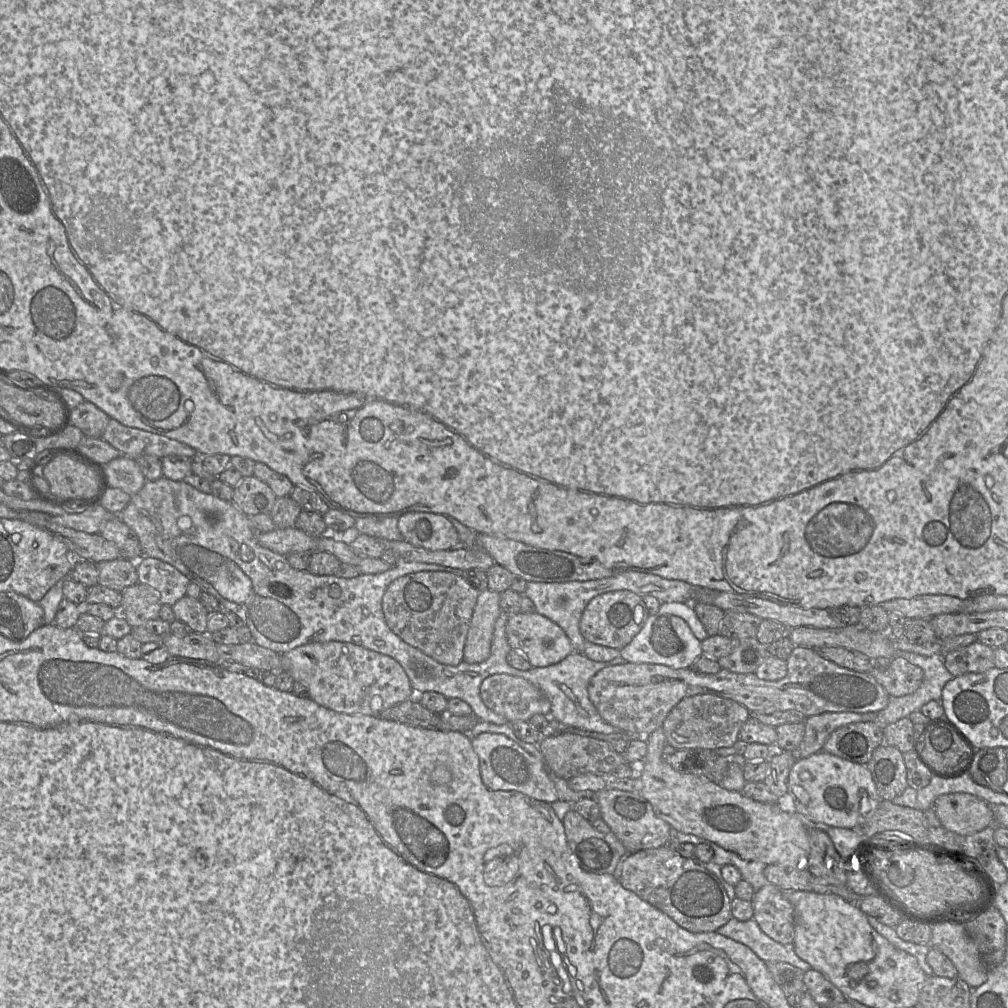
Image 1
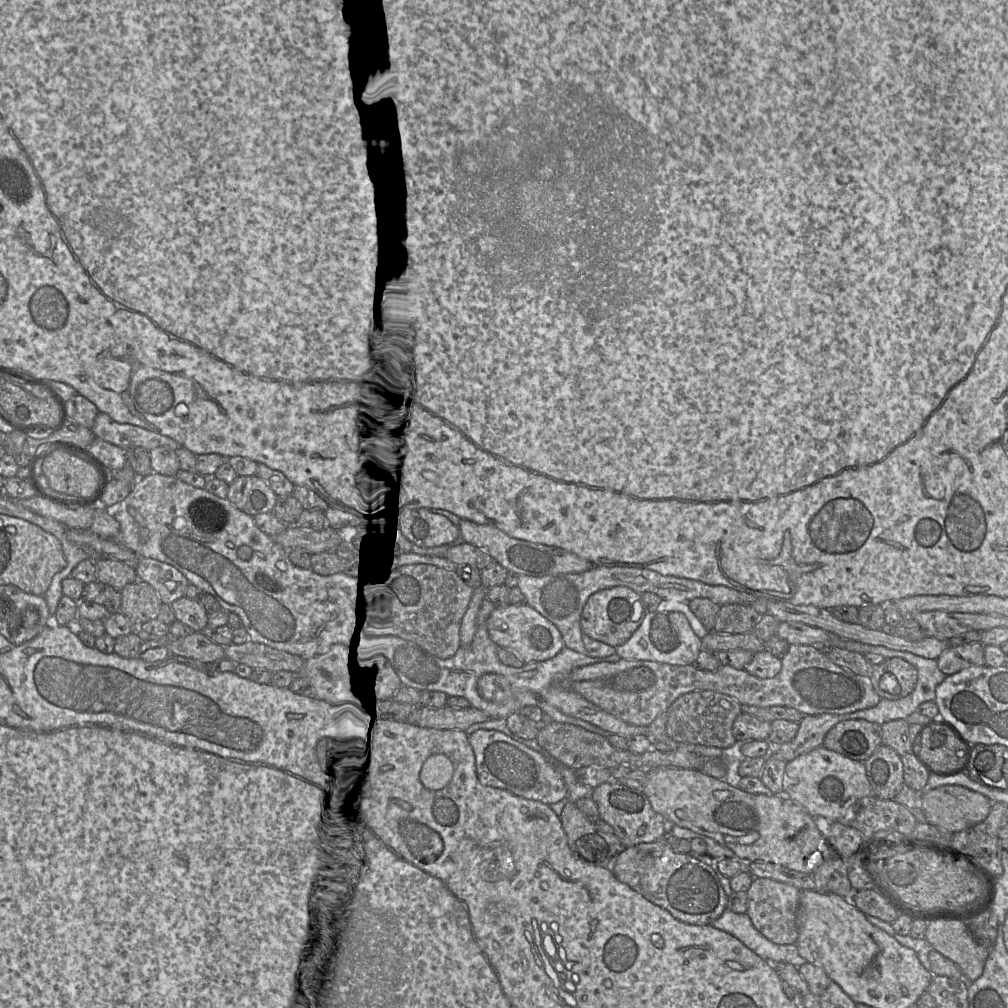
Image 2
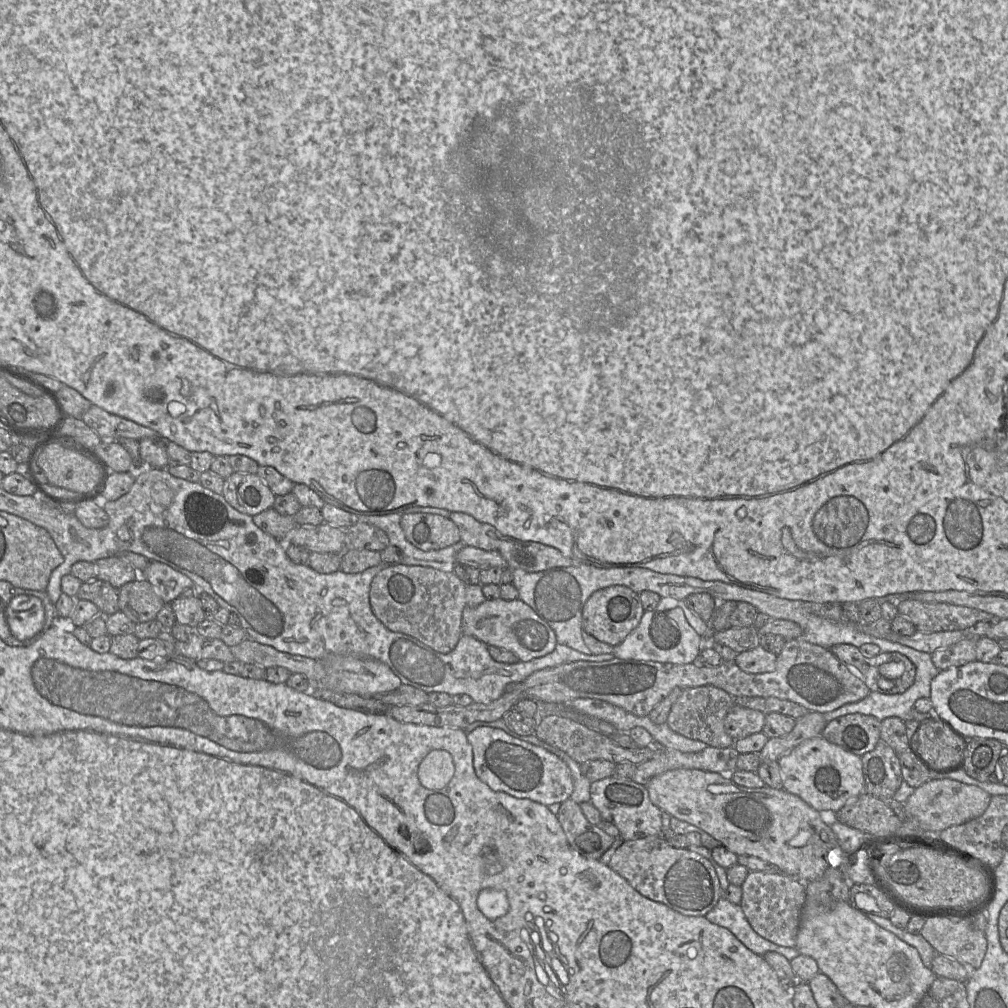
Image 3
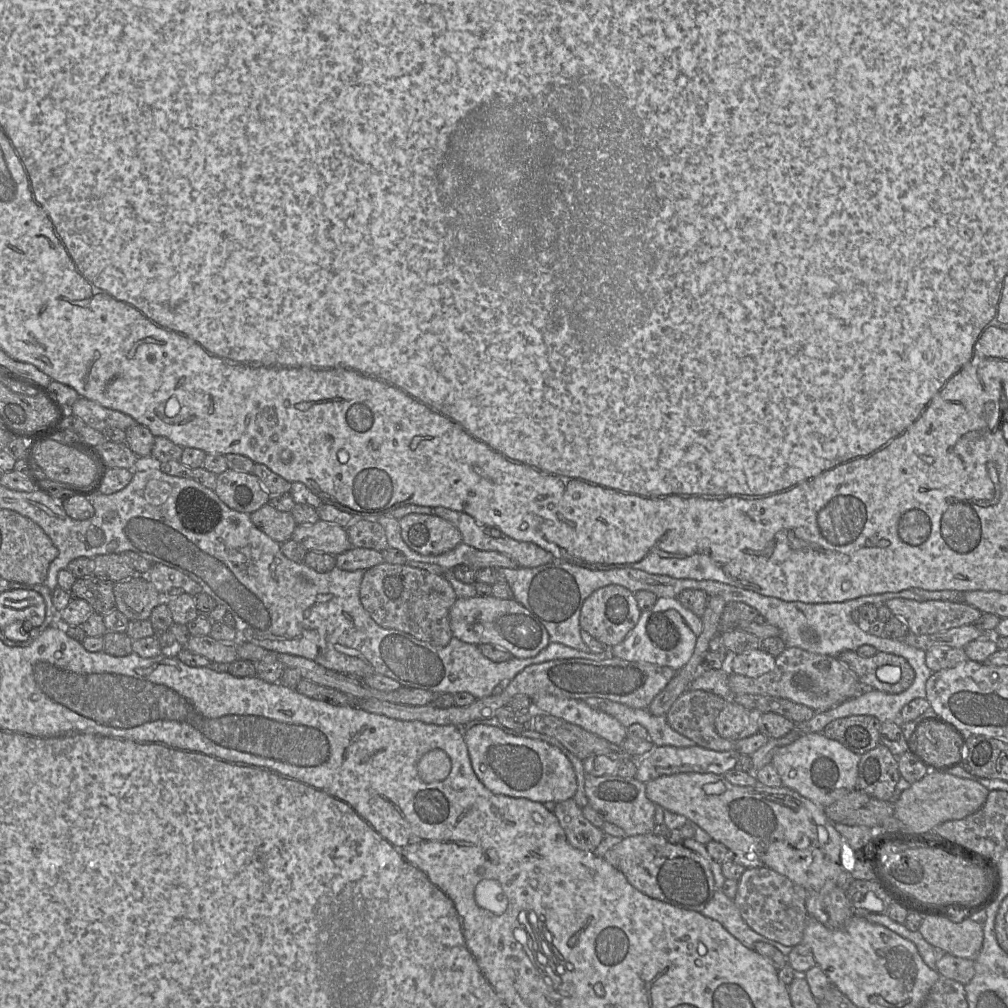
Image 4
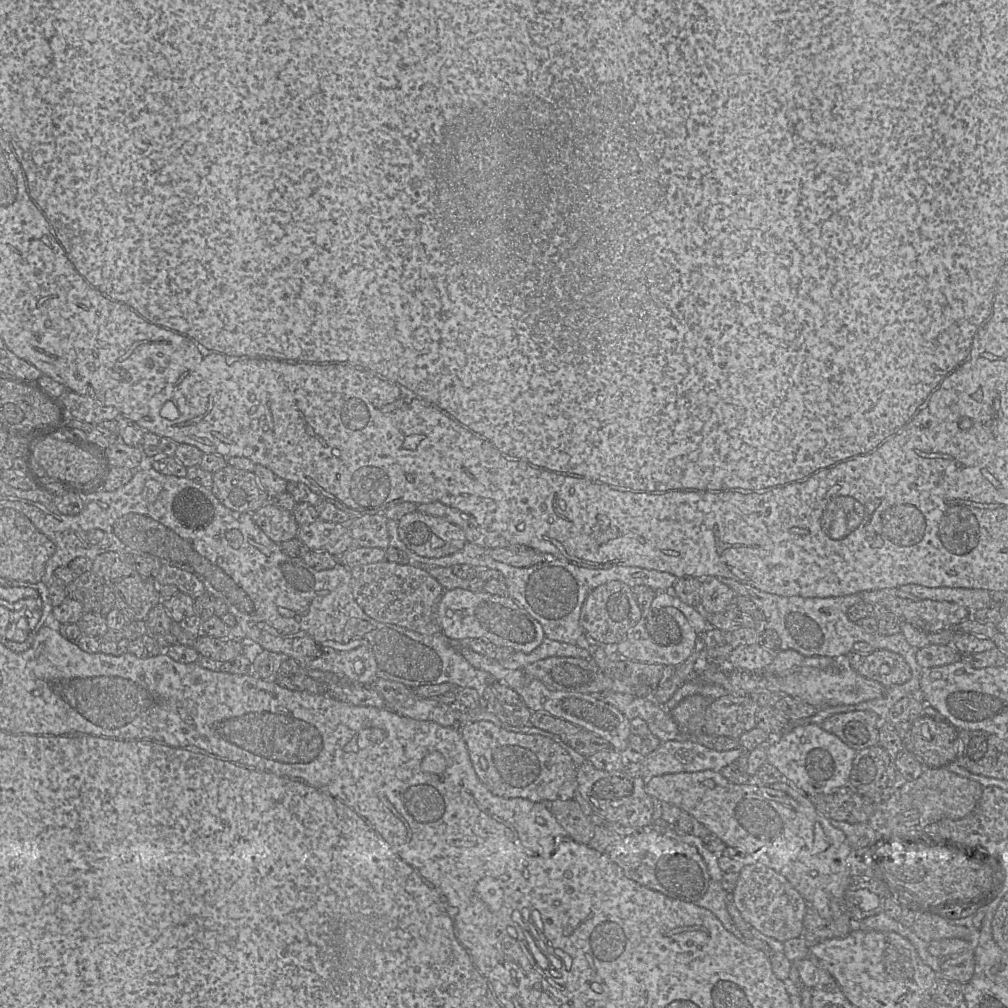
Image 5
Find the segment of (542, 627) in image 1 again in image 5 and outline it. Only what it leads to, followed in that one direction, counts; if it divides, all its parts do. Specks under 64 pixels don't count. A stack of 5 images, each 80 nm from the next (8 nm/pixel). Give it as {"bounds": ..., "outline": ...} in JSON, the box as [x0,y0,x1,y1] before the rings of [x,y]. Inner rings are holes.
{"bounds":[438,588,545,653],"outline":[[[462,588],[445,590],[439,602],[438,616],[441,632],[452,641],[479,638],[515,652],[530,653],[545,640],[541,624],[509,596]]]}

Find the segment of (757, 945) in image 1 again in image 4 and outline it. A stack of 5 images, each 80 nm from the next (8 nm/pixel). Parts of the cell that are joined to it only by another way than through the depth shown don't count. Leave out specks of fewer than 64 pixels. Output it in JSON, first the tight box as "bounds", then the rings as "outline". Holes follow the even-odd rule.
{"bounds":[700,889,792,957],"outline":[[[716,889],[712,899],[700,913],[718,921],[732,936],[749,949],[754,949],[757,942],[764,942],[777,948],[786,957],[792,950],[792,947],[782,945],[752,930],[742,918],[734,900],[727,897],[721,889]]]}

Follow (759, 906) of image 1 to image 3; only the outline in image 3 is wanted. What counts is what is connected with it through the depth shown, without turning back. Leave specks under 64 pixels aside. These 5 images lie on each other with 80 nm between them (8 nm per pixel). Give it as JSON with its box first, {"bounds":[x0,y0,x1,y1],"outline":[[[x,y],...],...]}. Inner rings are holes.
{"bounds":[740,871,806,947],"outline":[[[750,871],[741,885],[740,907],[753,930],[783,947],[796,947],[802,909],[806,903],[805,883],[784,873]]]}

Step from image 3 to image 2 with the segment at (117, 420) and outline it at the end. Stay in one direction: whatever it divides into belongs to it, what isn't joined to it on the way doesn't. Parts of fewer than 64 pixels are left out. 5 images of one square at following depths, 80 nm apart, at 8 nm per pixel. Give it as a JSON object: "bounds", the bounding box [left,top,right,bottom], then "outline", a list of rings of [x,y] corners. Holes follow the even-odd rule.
{"bounds":[91,412,179,451],"outline":[[[99,412],[91,427],[96,438],[114,444],[123,450],[143,447],[150,451],[156,447],[176,450],[179,444],[171,437],[145,428],[114,421],[106,413]]]}

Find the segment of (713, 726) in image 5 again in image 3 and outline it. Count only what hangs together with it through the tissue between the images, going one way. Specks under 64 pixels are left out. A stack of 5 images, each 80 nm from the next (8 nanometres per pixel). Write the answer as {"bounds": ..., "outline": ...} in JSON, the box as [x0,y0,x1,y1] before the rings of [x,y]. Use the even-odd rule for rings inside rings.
{"bounds":[724,704,765,741],"outline":[[[735,704],[725,717],[724,728],[736,741],[762,732],[764,723],[765,715],[762,712]]]}

